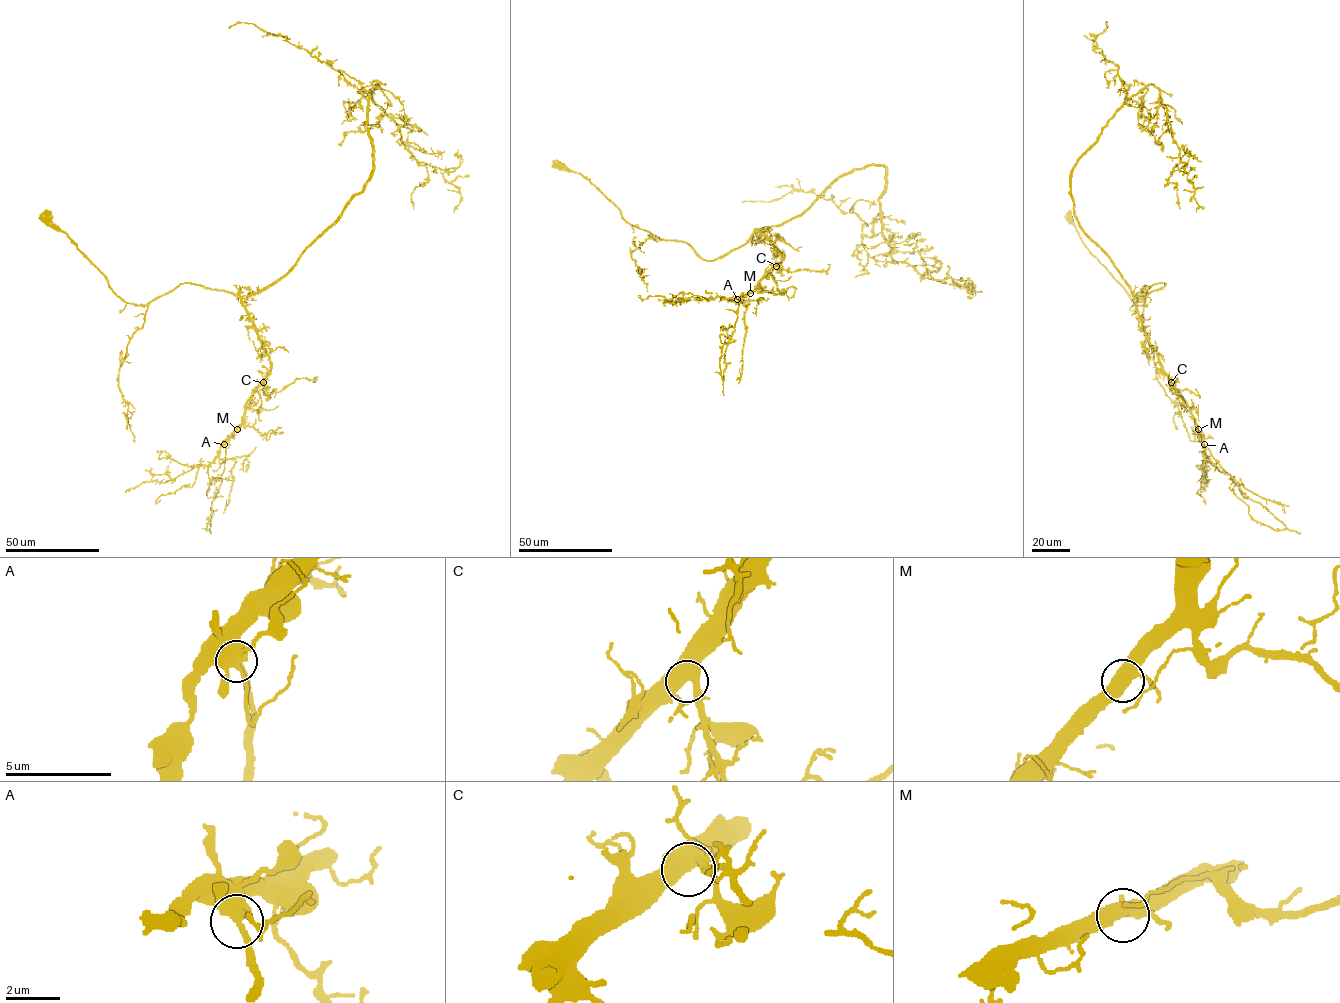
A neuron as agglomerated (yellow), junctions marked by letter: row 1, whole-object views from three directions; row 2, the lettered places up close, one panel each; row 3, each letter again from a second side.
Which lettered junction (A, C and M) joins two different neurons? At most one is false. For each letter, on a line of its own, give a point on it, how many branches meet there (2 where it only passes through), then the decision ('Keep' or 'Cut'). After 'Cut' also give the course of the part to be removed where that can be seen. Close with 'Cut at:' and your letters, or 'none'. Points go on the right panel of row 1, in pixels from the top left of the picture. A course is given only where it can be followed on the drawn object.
A: Place: (1204, 444). Branches: 3. Keep
C: Place: (1171, 382). Branches: 3. Keep
M: Place: (1198, 429). Branches: 3. Keep
Cut at: none

